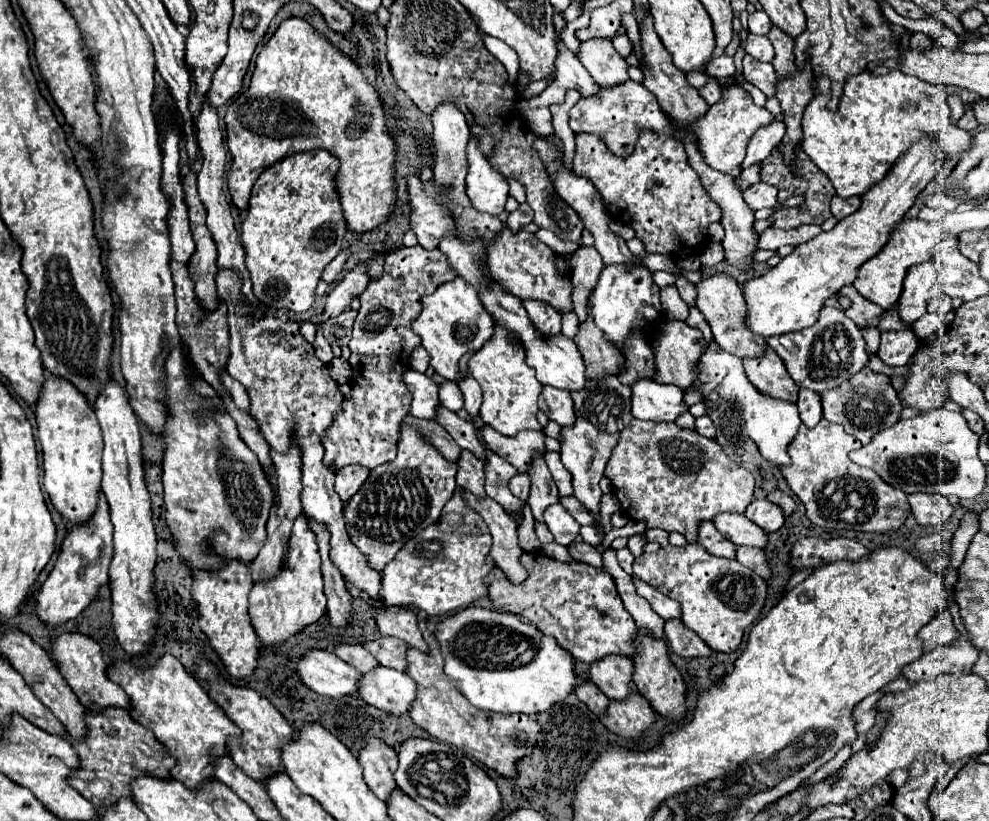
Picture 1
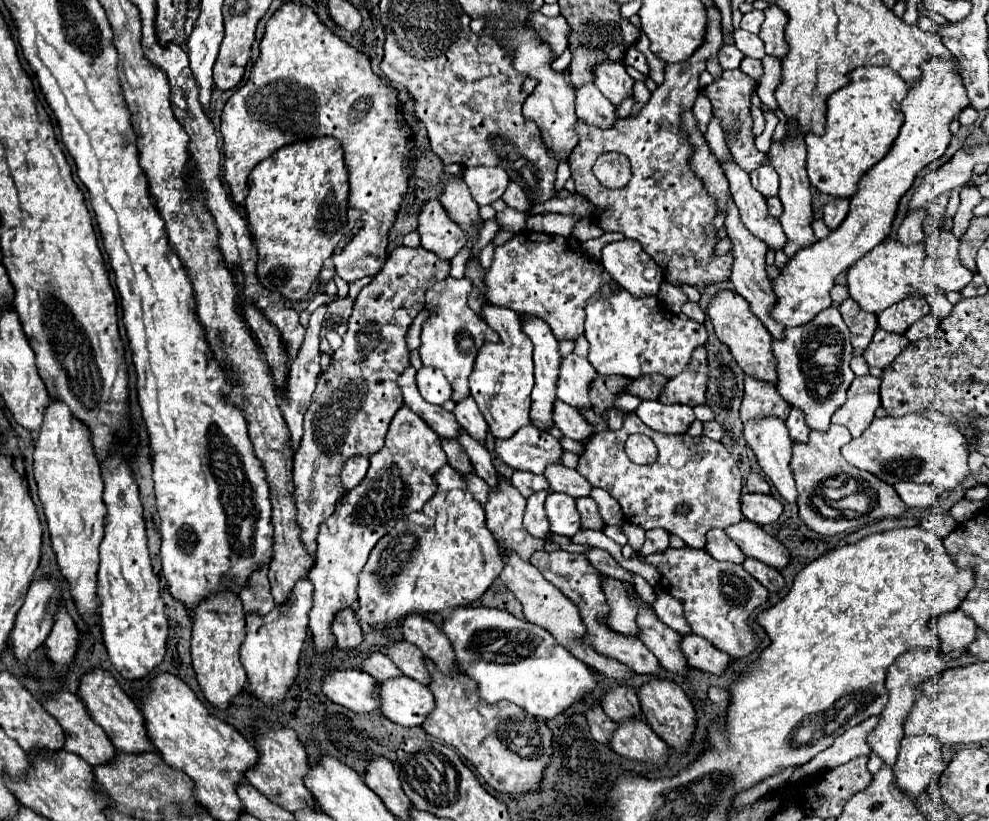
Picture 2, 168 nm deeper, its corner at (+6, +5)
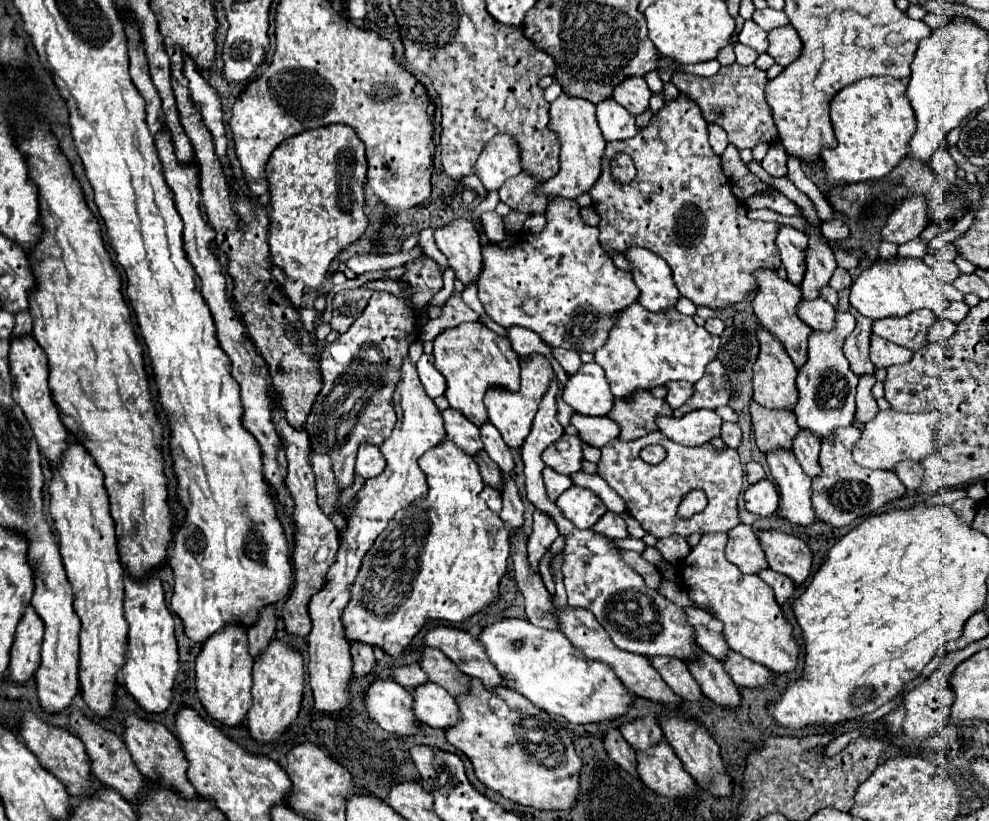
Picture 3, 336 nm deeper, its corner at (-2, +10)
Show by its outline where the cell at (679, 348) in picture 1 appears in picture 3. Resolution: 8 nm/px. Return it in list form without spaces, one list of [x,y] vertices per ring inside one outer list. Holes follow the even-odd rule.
[[[716,359],[706,367],[704,377],[694,385],[694,395],[690,401],[674,411],[674,417],[684,417],[690,411],[696,409],[718,409],[722,405],[728,405],[732,395],[730,381],[726,377],[724,365]]]

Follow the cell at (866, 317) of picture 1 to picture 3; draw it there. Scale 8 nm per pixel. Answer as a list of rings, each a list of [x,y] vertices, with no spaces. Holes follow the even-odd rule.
[[[850,309],[850,313],[856,317],[856,329],[846,337],[844,341],[844,355],[850,363],[850,369],[854,375],[862,377],[862,375],[874,375],[876,367],[872,365],[872,361],[868,359],[868,347],[870,347],[870,329],[872,323],[868,317],[862,317],[860,313],[854,313],[854,309]]]

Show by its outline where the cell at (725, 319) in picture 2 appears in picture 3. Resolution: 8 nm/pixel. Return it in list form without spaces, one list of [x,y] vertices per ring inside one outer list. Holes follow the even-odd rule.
[[[758,329],[758,341],[760,341],[760,355],[754,363],[754,401],[768,409],[794,409],[798,401],[798,389],[796,389],[796,367],[790,361],[788,353],[782,349],[782,343],[776,337],[770,337],[766,329]]]

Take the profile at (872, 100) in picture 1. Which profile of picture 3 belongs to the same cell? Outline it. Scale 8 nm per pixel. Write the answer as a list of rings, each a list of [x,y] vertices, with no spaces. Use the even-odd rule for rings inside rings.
[[[894,77],[860,79],[844,87],[830,107],[838,145],[836,149],[822,151],[822,163],[828,179],[834,183],[860,183],[886,177],[910,151],[908,141],[916,131],[916,117],[902,81]]]

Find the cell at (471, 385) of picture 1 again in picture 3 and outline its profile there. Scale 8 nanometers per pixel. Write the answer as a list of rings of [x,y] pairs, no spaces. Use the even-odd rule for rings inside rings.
[[[488,421],[486,425],[482,425],[480,433],[482,433],[484,451],[490,455],[490,459],[492,459],[504,473],[510,473],[510,471],[514,469],[512,451],[510,451],[510,449],[506,447],[506,443],[502,441],[502,435],[498,433],[498,429]]]

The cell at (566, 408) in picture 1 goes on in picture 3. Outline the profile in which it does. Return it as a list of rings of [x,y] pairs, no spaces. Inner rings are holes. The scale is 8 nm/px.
[[[572,415],[572,425],[578,429],[580,439],[592,447],[606,447],[608,443],[616,441],[620,435],[620,427],[610,417],[578,417]]]

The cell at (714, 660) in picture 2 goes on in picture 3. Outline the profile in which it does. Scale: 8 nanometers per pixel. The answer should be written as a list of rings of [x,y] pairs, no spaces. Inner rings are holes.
[[[734,651],[728,653],[728,659],[724,661],[724,665],[738,687],[764,689],[764,687],[772,685],[772,681],[774,681],[774,673],[770,669],[766,669],[764,665],[754,663]]]

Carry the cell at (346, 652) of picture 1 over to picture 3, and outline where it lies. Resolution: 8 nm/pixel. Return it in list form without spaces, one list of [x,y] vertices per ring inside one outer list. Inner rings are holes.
[[[418,663],[414,665],[404,665],[394,669],[394,681],[398,681],[406,689],[416,689],[418,685],[428,683],[428,675],[420,669]]]

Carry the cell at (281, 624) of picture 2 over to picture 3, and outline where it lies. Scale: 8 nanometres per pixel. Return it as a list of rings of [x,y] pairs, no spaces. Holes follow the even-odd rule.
[[[272,641],[270,649],[258,657],[254,663],[254,685],[252,685],[252,707],[246,715],[246,727],[250,731],[250,737],[264,745],[276,741],[298,717],[300,703],[302,703],[302,691],[304,691],[304,661],[298,651],[288,647],[282,641]]]

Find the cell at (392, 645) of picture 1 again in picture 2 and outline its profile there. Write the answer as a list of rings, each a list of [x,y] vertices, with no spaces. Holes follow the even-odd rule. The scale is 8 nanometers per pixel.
[[[394,642],[390,646],[384,648],[386,656],[392,658],[392,662],[396,664],[396,668],[410,676],[410,678],[416,678],[418,682],[422,682],[424,686],[430,684],[430,676],[428,676],[428,670],[424,666],[424,654],[410,642]]]

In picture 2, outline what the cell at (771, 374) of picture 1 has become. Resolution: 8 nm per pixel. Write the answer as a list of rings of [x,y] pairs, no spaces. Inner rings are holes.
[[[744,374],[744,400],[740,406],[742,422],[750,418],[762,418],[762,416],[786,418],[788,412],[790,412],[790,404],[782,400],[774,384]]]

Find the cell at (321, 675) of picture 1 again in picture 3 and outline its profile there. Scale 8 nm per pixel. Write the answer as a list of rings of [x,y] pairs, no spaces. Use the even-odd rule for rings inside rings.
[[[380,679],[372,683],[366,693],[366,709],[370,717],[382,729],[400,737],[414,735],[420,725],[412,705],[412,693],[392,679]]]

